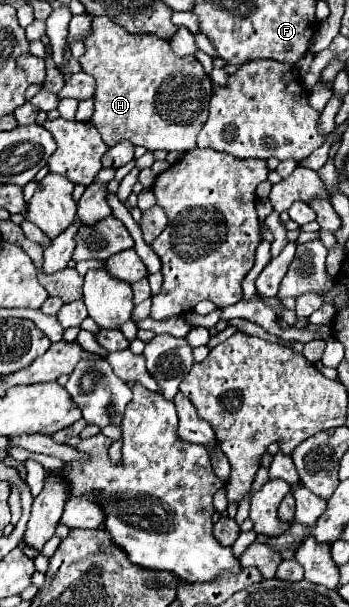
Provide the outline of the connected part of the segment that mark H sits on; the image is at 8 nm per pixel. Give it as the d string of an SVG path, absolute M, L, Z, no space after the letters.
M94 17L92 35L84 39L86 53L80 59L84 73L96 79L96 95L94 95L94 115L92 125L100 131L102 141L108 147L128 139L134 145L142 145L148 151L164 149L164 151L192 151L196 147L196 135L208 119L208 99L212 95L212 83L196 61L194 55L176 57L168 45L156 35L146 33L128 33L124 27L116 25L110 17Z

